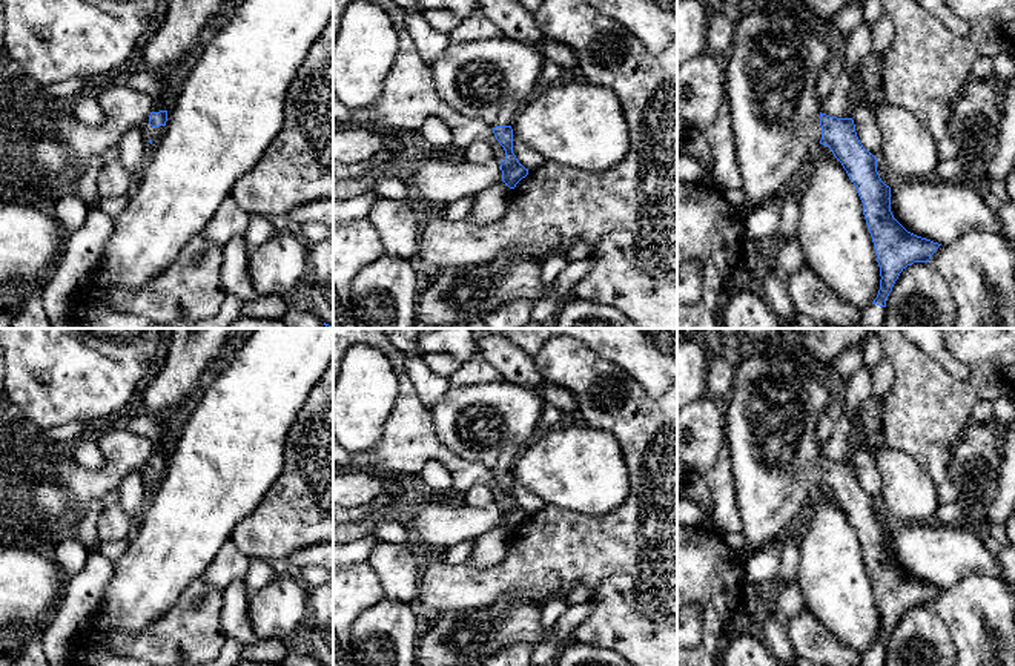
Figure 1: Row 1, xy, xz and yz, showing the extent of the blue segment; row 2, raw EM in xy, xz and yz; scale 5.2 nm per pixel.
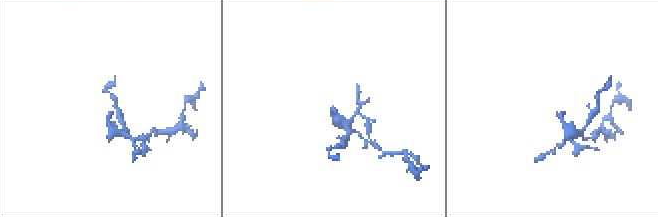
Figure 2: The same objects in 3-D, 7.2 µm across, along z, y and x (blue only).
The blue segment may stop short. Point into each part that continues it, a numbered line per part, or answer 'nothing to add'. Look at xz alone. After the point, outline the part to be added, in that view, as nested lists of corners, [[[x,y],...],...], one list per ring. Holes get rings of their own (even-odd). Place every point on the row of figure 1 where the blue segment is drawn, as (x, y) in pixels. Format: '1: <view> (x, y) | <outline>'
1: xz (490, 79) | [[[508,37],[450,43],[430,63],[438,95],[491,127],[511,126],[541,83],[541,51]]]

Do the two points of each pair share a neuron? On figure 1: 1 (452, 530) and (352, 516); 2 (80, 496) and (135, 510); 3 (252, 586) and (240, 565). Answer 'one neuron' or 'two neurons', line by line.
1: two neurons
2: two neurons
3: two neurons

